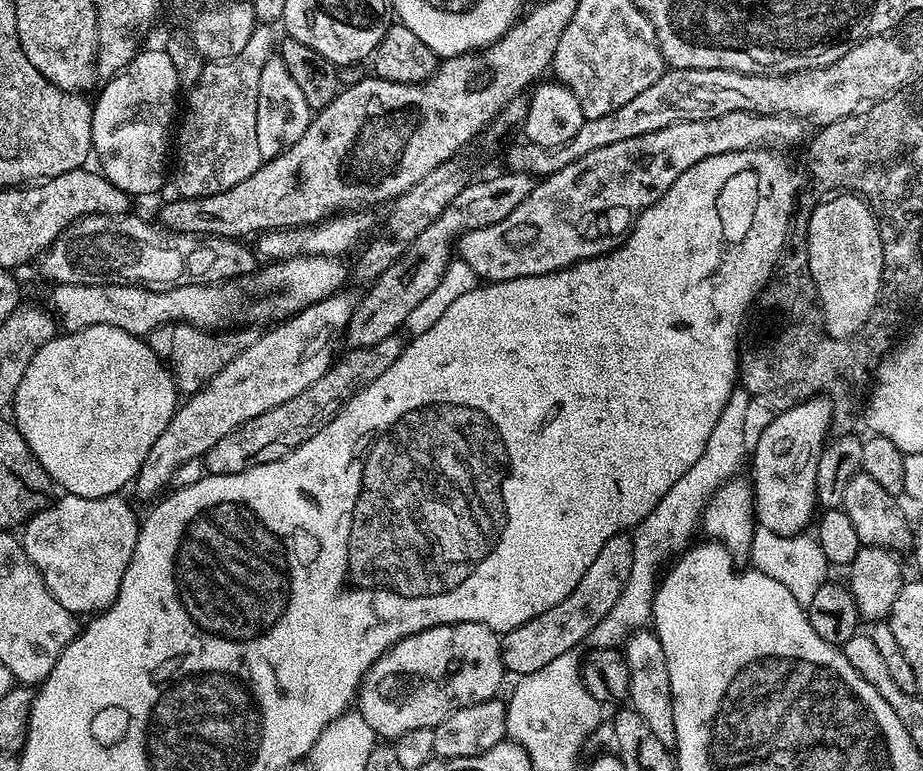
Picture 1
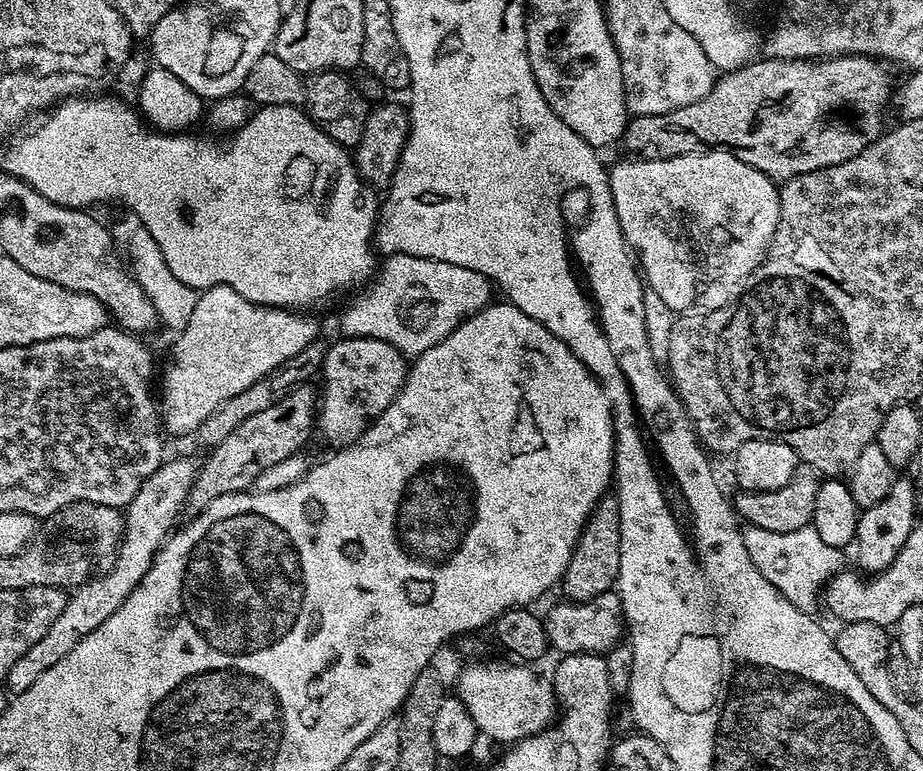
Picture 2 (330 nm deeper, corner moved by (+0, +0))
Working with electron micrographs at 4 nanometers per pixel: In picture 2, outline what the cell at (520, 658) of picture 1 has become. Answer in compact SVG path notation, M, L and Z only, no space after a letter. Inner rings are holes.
M605 495L588 517L580 534L568 568L564 571L562 589L569 601L593 600L609 591L620 576L620 502L615 495Z

